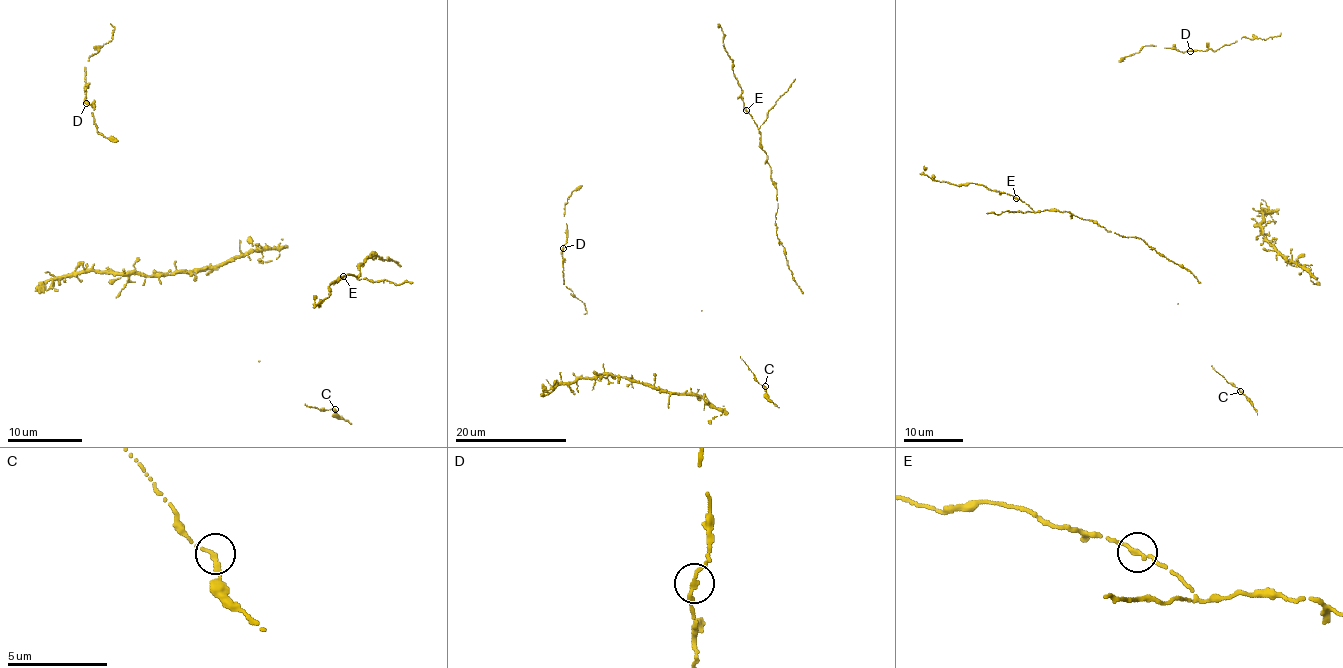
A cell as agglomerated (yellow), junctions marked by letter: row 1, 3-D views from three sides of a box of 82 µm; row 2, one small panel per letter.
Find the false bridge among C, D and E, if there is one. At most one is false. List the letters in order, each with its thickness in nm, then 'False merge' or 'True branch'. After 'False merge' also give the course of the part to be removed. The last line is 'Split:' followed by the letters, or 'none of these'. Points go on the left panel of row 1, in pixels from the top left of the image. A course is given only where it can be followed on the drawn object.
C: Thickness 200 nm. True branch
D: Thickness 220 nm. True branch
E: Thickness 200 nm. True branch
Split: none of these

